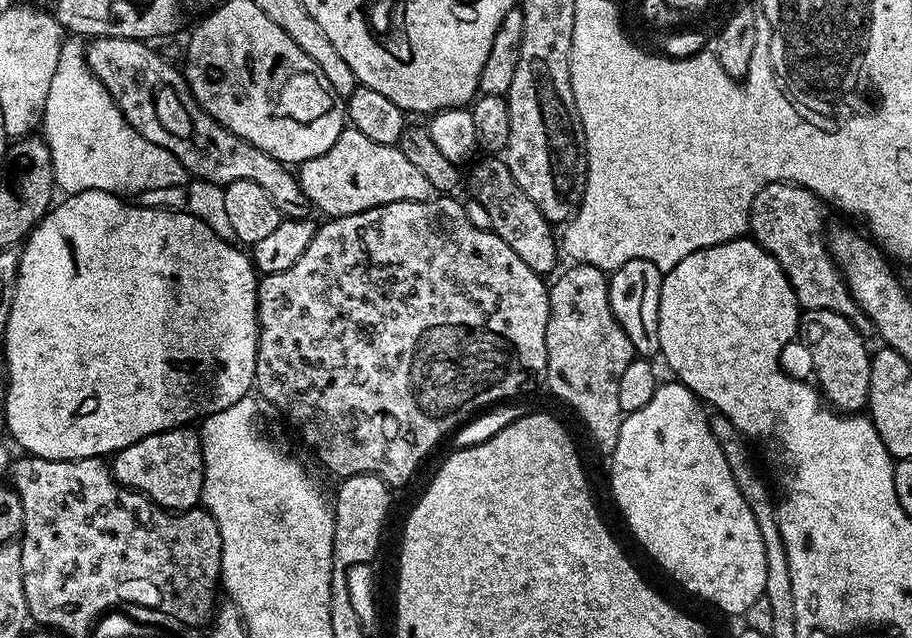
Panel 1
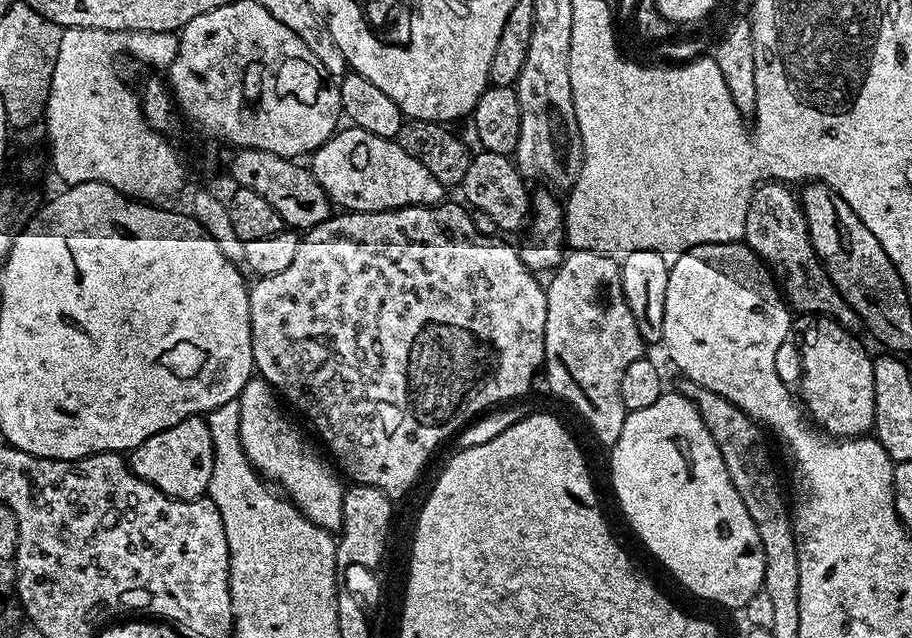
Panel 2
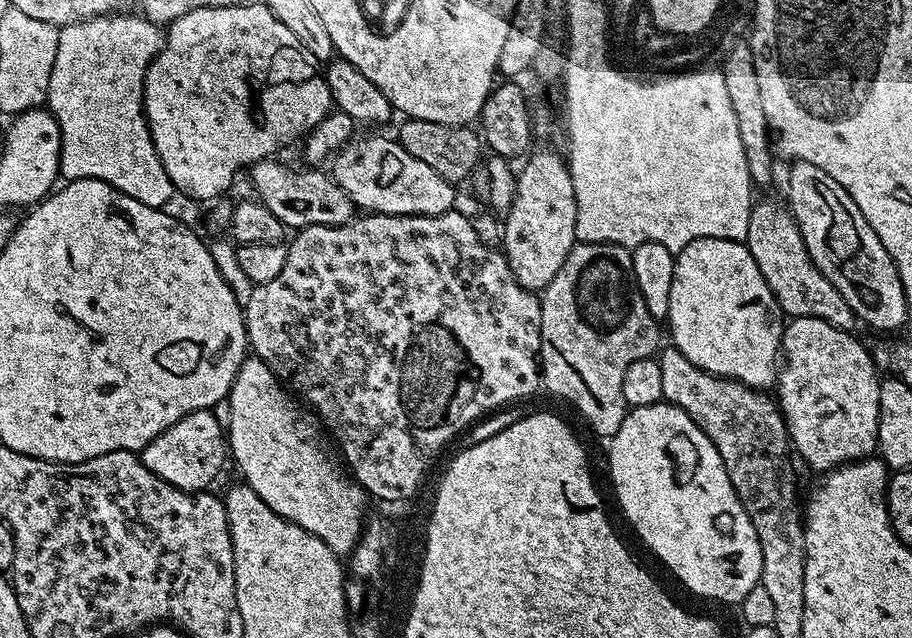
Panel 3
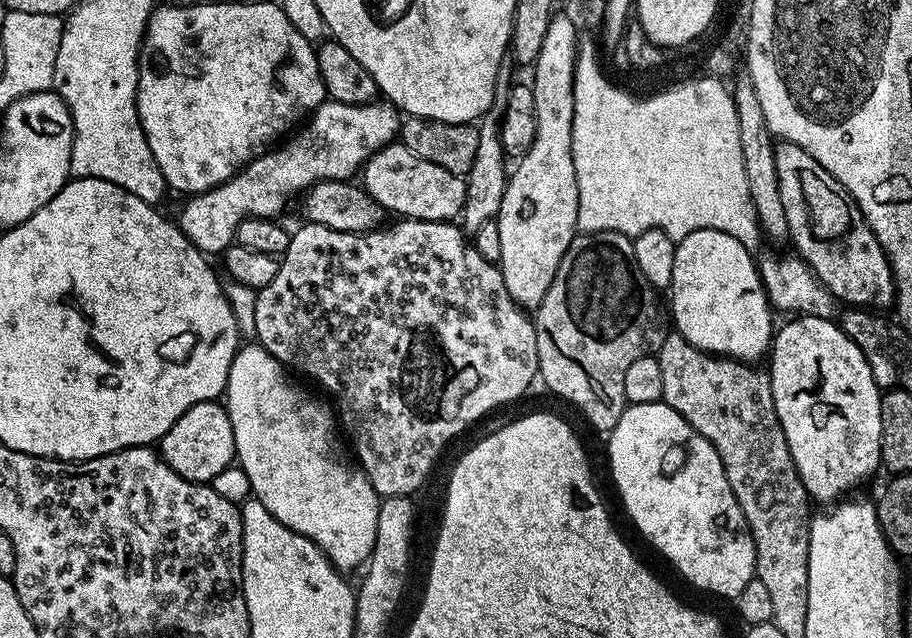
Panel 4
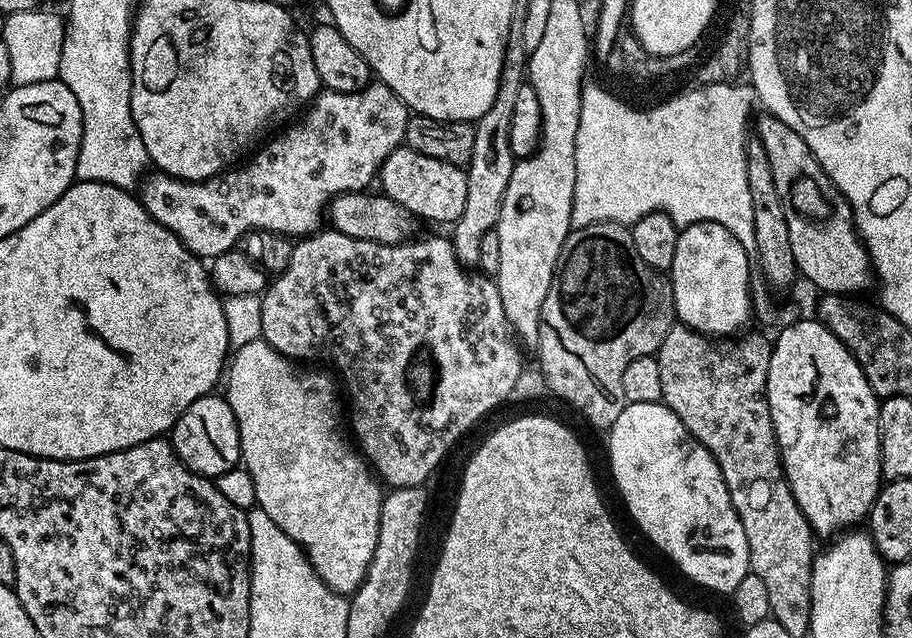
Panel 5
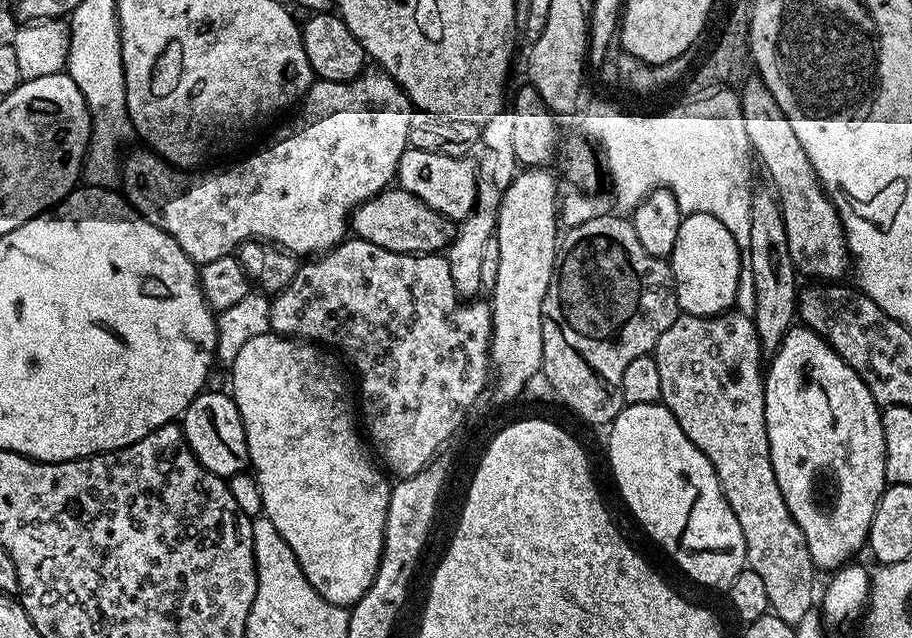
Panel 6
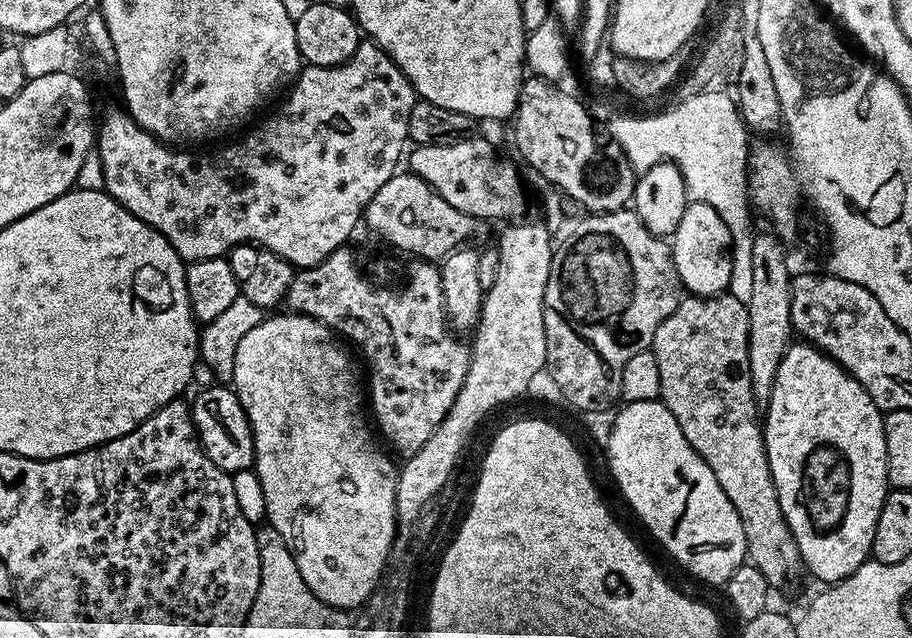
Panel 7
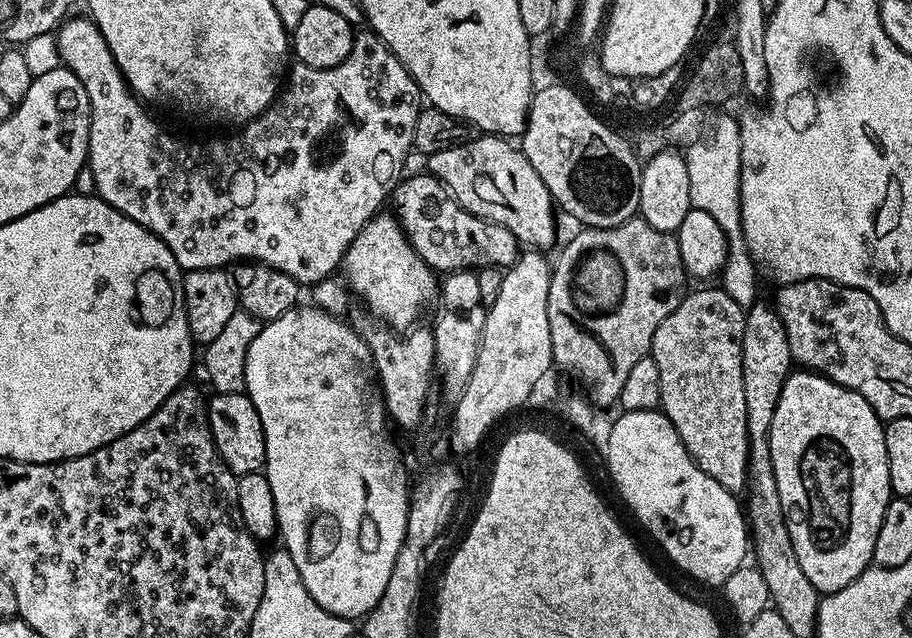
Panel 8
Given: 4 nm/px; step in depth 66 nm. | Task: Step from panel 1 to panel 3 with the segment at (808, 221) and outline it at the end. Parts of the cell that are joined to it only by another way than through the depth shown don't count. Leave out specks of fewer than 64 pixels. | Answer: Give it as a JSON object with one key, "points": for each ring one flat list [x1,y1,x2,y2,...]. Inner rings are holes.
{"points":[[757,199,753,203,750,226,746,226,743,243,747,244,750,254,754,254,754,262,758,262,758,270,762,270,762,278,766,286,770,286,770,294,774,294,785,317,818,318,843,332,857,331,858,321,850,306,846,306,846,298,842,298,842,294,838,294,838,290,834,290,832,283,820,273,818,266,814,266,792,211,781,201,779,204,776,200]]}

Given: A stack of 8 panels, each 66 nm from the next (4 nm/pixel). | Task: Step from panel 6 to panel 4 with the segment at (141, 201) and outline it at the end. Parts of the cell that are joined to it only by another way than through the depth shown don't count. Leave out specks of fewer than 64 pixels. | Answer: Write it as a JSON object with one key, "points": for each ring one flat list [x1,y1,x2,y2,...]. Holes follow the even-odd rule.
{"points":[[380,98,373,100,371,104,347,104,325,99,324,103,311,113,310,119,299,129,301,132,293,140,285,139,283,143,276,146,281,146,281,148,273,147,271,150,265,151,252,163,246,164,235,176,222,182,216,188,212,188,208,192,189,195,184,200,186,201,184,209,181,210,180,217,178,217,178,223,185,238,205,254,223,253,224,249,236,239,238,222,251,216,267,220,279,217,281,215,279,212,287,206,291,196,299,197,320,180,351,181,355,177,352,175,355,172,357,175,363,169,364,163,379,148,384,148,397,139,401,123,402,116,396,105,389,104]]}

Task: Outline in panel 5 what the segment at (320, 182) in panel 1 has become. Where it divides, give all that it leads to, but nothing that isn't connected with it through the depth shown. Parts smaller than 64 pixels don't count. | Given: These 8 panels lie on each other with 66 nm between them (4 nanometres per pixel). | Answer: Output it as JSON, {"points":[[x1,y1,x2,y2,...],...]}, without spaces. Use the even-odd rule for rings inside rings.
{"points":[[401,146,386,158,380,168,378,184,384,187,381,188,383,195,398,202,421,221,433,220,436,224,451,226,459,220,466,202,467,176,464,168,455,168,450,162,438,162,438,158,426,158,426,154]]}

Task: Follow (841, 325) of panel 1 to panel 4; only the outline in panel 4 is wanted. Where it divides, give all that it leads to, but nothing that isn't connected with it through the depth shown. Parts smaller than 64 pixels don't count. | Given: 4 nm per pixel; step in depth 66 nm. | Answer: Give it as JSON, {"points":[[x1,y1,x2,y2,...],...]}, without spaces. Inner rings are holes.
{"points":[[797,315,789,320,789,324,775,329,770,345,772,368,767,369,767,374,772,383,774,410,802,486,813,501,821,500,821,505,828,506,847,497,851,488,858,487,881,467,882,389,874,382,862,350,854,346,835,319]]}

